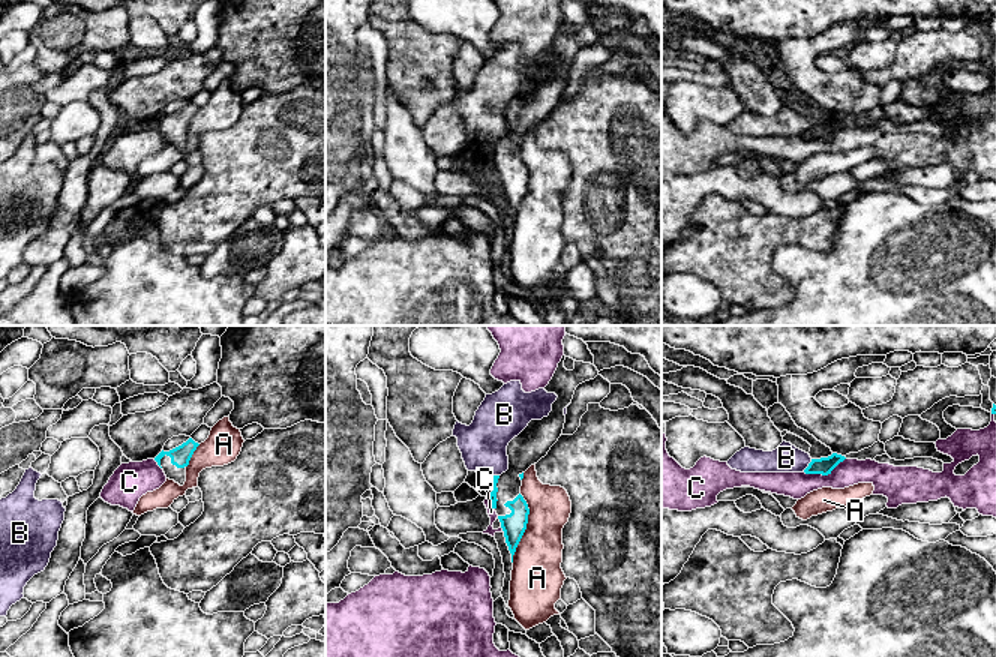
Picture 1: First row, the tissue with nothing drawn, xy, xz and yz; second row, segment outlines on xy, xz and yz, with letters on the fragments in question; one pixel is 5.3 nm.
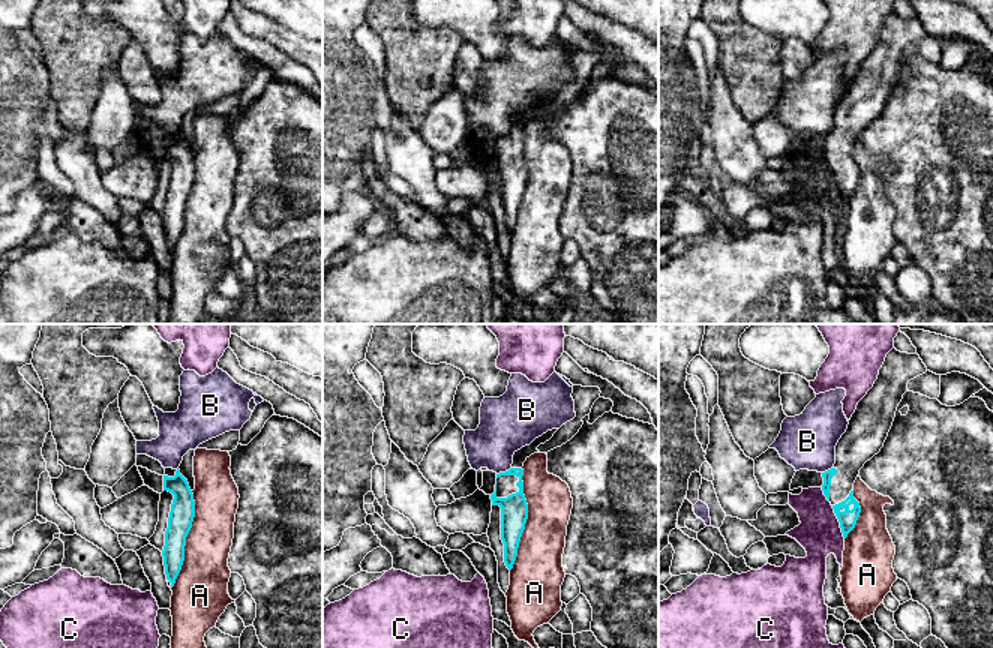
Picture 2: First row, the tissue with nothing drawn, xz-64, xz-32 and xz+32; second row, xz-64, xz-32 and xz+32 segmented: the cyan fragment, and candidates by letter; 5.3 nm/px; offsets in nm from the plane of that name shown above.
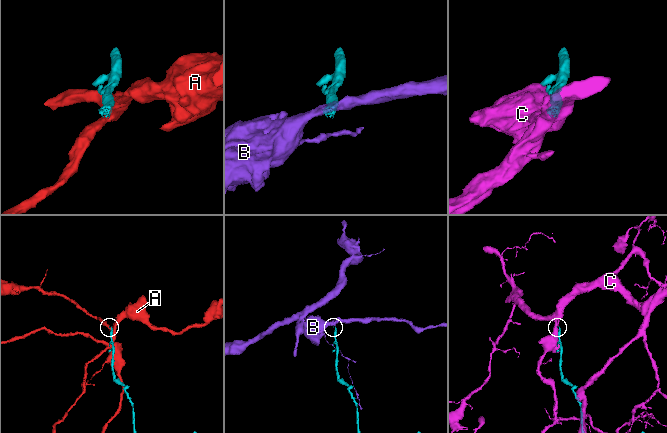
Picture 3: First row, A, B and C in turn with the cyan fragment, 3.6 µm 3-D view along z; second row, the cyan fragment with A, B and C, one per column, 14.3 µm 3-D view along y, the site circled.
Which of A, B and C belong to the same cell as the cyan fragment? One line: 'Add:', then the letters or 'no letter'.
Add: no letter

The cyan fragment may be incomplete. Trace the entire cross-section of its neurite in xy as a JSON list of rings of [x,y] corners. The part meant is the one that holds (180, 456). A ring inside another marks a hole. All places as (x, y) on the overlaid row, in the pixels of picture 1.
[[[189,438],[186,442],[170,452],[162,450],[154,460],[164,470],[166,478],[183,486],[186,482],[186,466],[198,446],[198,442]]]

